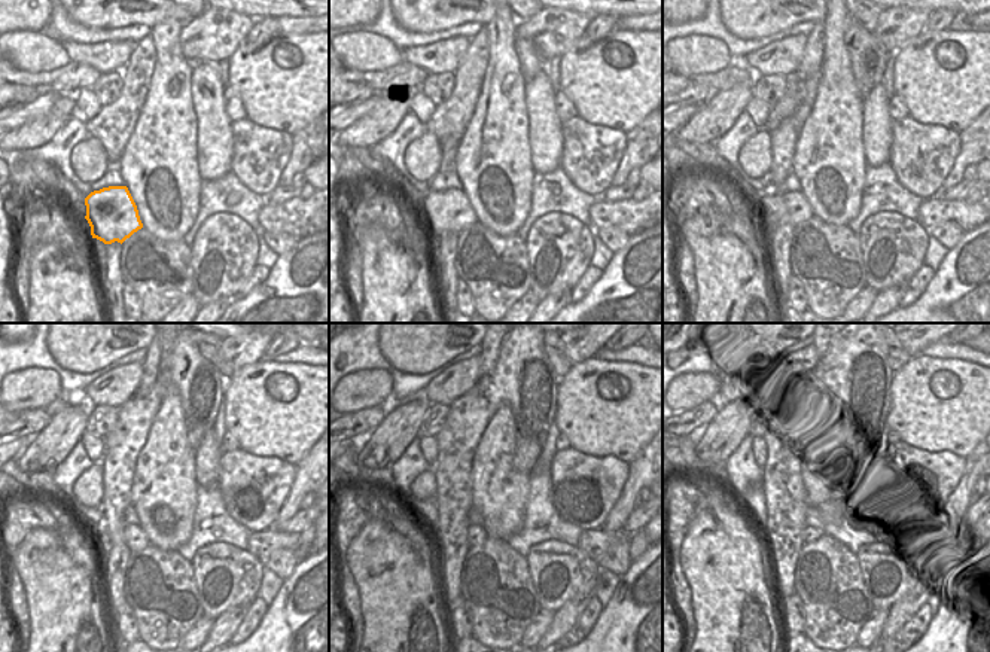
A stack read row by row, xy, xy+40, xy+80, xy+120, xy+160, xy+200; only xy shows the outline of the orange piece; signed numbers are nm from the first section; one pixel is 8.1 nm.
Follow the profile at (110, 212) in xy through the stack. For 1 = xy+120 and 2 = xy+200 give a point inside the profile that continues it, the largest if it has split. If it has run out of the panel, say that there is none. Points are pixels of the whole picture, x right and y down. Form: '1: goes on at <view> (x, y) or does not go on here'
1: goes on at xy+120 (136, 539)
2: goes on at xy+200 (810, 533)

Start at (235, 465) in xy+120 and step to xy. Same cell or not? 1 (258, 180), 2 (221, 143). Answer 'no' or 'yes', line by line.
1: yes
2: no

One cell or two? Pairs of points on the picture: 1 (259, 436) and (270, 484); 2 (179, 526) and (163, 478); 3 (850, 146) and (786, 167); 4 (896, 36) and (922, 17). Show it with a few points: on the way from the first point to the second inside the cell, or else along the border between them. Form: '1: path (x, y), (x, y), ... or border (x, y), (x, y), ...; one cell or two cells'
1: border (240, 448), (253, 454), (271, 454), (294, 466); two cells
2: path (167, 514), (164, 490); one cell
3: border (801, 131), (795, 145), (792, 173); two cells
4: path (902, 30), (916, 18); one cell

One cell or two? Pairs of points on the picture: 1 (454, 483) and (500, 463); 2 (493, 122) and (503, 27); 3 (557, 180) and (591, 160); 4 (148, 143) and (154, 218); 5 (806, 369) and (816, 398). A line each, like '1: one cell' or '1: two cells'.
1: two cells
2: one cell
3: two cells
4: one cell
5: two cells

